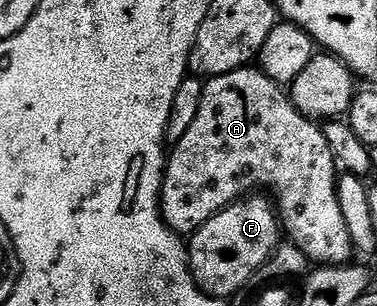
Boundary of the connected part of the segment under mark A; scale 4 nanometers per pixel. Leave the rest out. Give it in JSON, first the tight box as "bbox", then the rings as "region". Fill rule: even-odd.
{"bbox":[162,65,354,264],"region":[[[249,65],[247,67],[239,67],[236,71],[209,78],[204,84],[204,96],[202,97],[201,108],[198,109],[198,117],[195,118],[190,129],[186,130],[185,136],[176,141],[172,148],[166,159],[162,210],[164,218],[168,220],[169,224],[175,230],[181,233],[191,232],[206,222],[210,216],[215,215],[217,211],[223,211],[225,207],[232,206],[245,193],[252,193],[257,189],[264,189],[260,187],[273,187],[285,209],[288,211],[297,211],[300,214],[300,219],[304,222],[304,227],[308,230],[309,237],[316,243],[324,243],[325,260],[323,262],[325,264],[347,264],[353,258],[351,255],[354,255],[354,248],[350,231],[346,225],[346,217],[342,213],[342,205],[339,203],[337,163],[335,161],[335,155],[331,151],[330,142],[324,136],[324,127],[319,122],[313,121],[309,116],[301,113],[296,108],[295,103],[292,102],[289,92],[281,84],[275,83],[259,66]]]}

